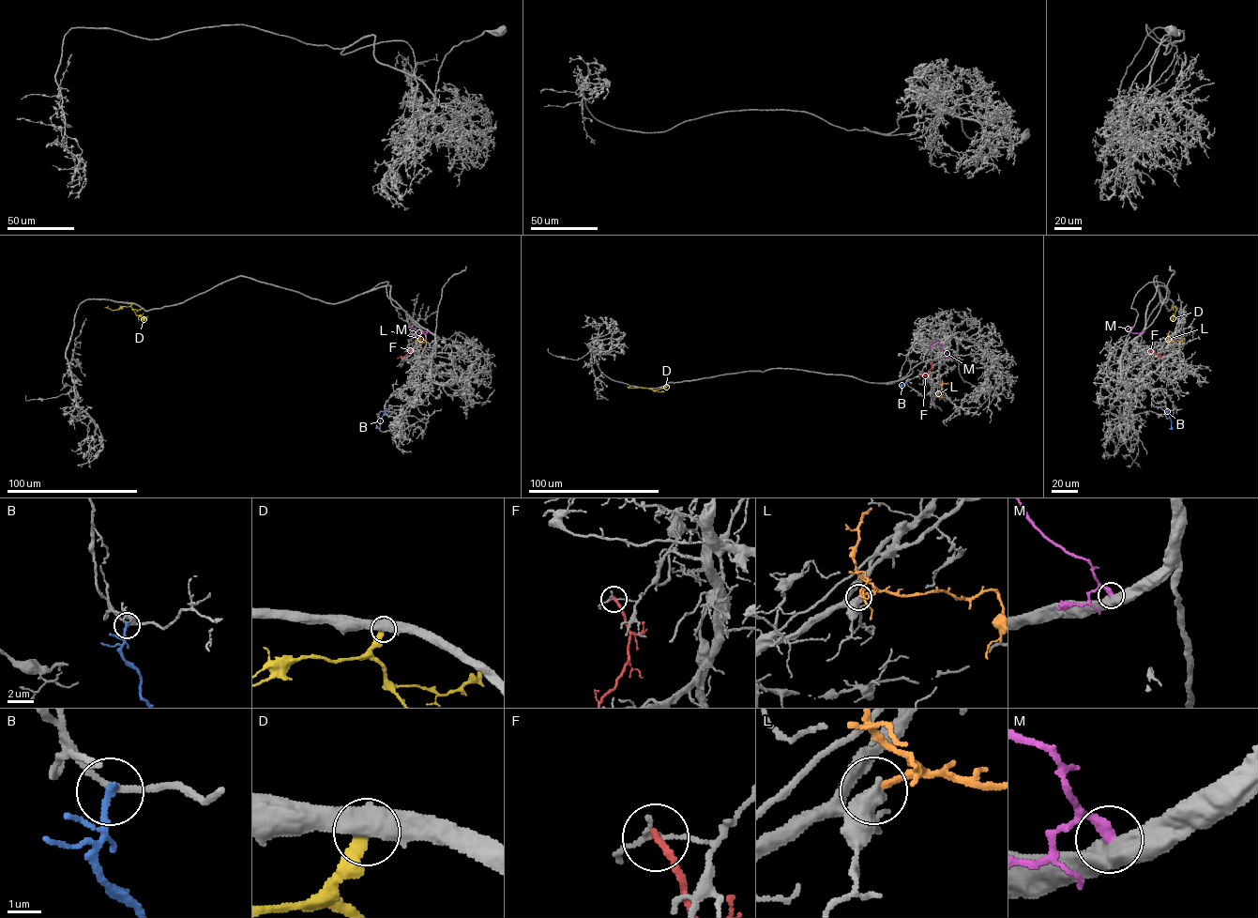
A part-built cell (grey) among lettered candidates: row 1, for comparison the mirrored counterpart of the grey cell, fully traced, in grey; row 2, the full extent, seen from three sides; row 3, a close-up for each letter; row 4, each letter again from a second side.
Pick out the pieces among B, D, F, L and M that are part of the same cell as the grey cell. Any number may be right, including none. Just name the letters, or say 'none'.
L

